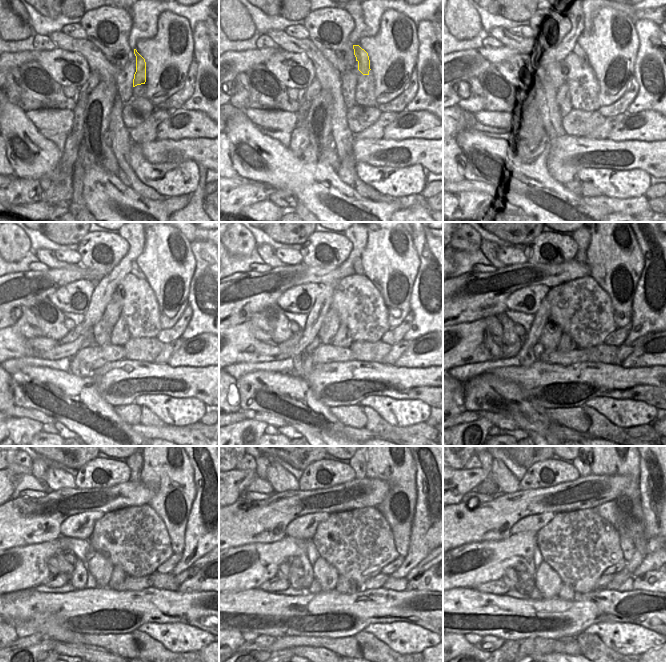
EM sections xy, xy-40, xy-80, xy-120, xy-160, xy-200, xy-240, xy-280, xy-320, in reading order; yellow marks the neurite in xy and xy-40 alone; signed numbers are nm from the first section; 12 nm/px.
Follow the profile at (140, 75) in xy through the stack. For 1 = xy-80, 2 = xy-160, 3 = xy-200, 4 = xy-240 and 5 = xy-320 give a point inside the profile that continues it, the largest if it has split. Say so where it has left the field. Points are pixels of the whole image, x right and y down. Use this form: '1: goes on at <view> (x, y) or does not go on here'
1: goes on at xy-80 (578, 50)
2: goes on at xy-160 (358, 269)
3: goes on at xy-200 (581, 253)
4: goes on at xy-240 (135, 466)
5: goes on at xy-320 (583, 466)

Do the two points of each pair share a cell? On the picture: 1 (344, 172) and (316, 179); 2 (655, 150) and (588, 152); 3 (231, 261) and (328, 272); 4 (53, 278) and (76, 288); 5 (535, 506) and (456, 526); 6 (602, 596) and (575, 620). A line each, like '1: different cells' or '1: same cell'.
1: different cells
2: same cell
3: different cells
4: different cells
5: same cell
6: same cell

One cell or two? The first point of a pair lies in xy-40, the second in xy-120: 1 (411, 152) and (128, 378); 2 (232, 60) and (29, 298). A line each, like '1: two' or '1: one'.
1: one
2: one

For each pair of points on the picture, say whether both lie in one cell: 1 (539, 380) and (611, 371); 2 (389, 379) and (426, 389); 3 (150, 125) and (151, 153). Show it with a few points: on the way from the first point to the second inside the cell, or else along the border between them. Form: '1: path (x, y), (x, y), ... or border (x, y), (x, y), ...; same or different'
1: path (557, 380), (593, 379); same
2: path (398, 383), (417, 384); same
3: border (155, 139), (140, 144); different

